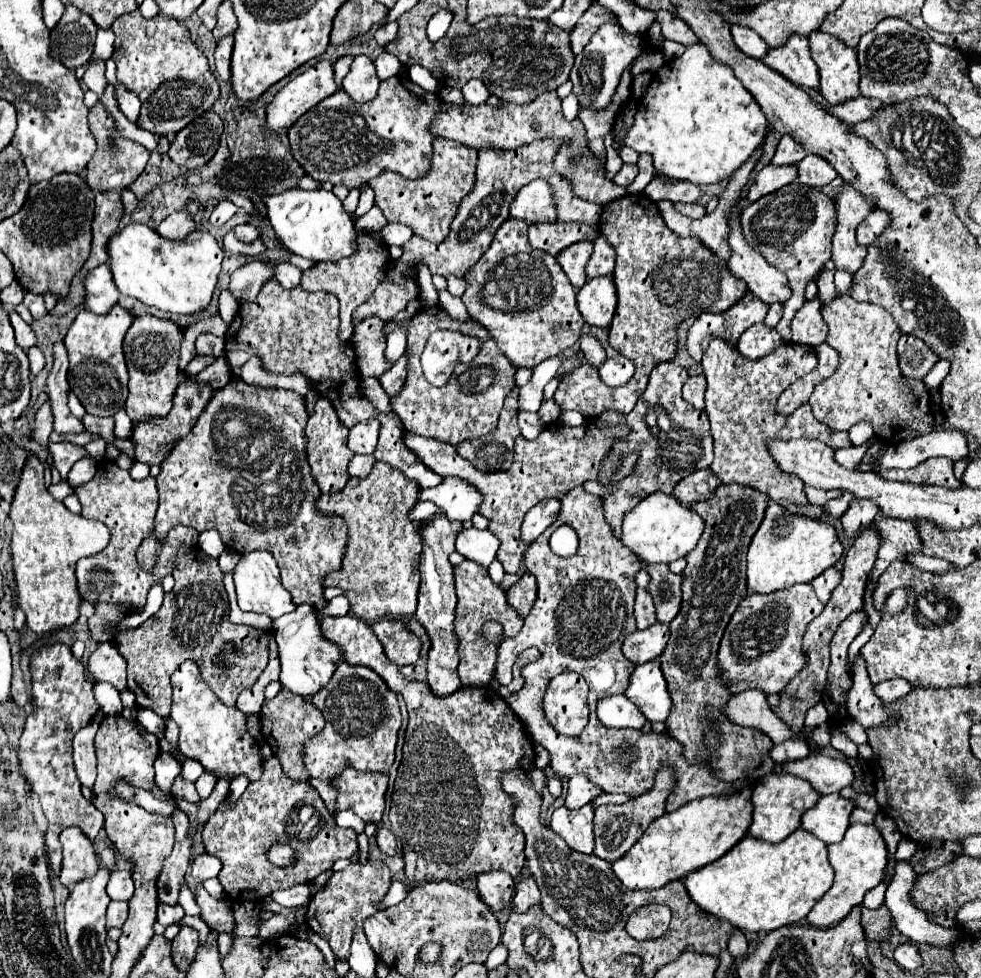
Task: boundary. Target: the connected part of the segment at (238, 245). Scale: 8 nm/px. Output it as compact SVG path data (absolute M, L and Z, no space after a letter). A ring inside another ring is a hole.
M231 231L225 235L223 239L223 249L229 253L229 255L259 255L263 253L263 243L257 239L253 243L243 243L239 241Z

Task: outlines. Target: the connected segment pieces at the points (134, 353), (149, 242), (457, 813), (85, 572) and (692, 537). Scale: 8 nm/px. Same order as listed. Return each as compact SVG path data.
M139 315L129 327L123 351L129 369L129 395L125 409L133 421L145 421L151 415L167 415L171 409L171 397L177 389L177 361L183 329L169 319L153 315Z
M129 223L127 227L119 229L109 239L107 253L109 253L109 267L121 295L135 297L145 305L157 307L161 311L171 311L171 313L195 313L207 307L213 289L217 285L217 275L221 271L221 261L223 261L223 249L217 245L215 237L207 231L197 229L193 231L193 235L187 235L185 241L163 243L163 237L143 223Z
M351 613L343 617L323 617L321 631L325 639L331 639L337 647L341 647L341 655L351 665L371 667L377 675L381 675L387 685L401 693L409 711L409 725L405 731L403 745L403 761L399 765L399 773L395 779L395 791L391 795L391 829L395 837L403 843L403 859L405 859L405 877L407 881L457 881L467 877L477 877L485 873L485 869L507 871L517 877L525 865L525 835L513 821L515 803L501 787L501 775L507 771L525 771L535 787L535 791L543 793L546 785L545 772L535 767L535 751L531 747L531 737L523 721L507 707L505 699L487 687L461 687L453 695L437 697L431 693L427 683L407 681L401 677L399 667L393 665L371 631L371 627L353 617Z
M101 459L97 461L95 477L89 483L79 485L75 489L75 495L83 505L83 517L97 519L105 523L111 531L111 541L103 551L91 555L89 559L81 559L77 563L75 573L77 573L77 589L81 599L87 599L91 603L115 603L127 607L129 611L139 611L145 605L145 597L149 589L155 583L161 583L165 575L173 573L177 553L197 549L199 533L191 527L179 525L167 535L167 543L159 555L155 571L147 573L137 565L135 551L141 545L141 541L147 537L147 527L157 511L157 487L153 477L135 481L129 477L125 469L119 469L113 461Z
M653 493L639 501L635 509L627 511L621 531L621 543L631 549L641 563L671 563L685 557L697 545L703 533L703 519L689 507L683 507L673 495Z

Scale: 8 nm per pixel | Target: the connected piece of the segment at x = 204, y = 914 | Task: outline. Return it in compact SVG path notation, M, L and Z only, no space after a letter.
M201 885L201 887L197 889L197 893L195 893L195 901L197 901L199 909L201 909L201 919L203 919L209 927L213 927L213 929L217 929L217 931L225 931L225 933L231 933L231 931L233 931L235 923L233 923L233 913L231 913L231 909L225 907L223 901L213 899L213 897L203 889L203 885Z

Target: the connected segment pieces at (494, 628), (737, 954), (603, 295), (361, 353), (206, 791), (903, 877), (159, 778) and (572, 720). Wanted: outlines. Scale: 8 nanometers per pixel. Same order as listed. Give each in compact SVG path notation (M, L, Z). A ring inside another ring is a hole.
M487 621L483 627L481 627L481 635L489 641L489 643L499 643L501 641L501 637L503 637L503 627L501 627L501 623L497 623L497 621Z
M733 931L731 939L729 939L729 953L735 959L745 959L747 957L747 941L745 941L741 931Z
M613 275L587 281L577 295L577 307L583 319L597 327L611 325L611 319L615 315L615 303L617 295L615 295Z
M379 317L363 319L355 327L355 353L357 353L357 363L361 377L380 377L385 371L391 368L391 363L385 361L383 349L385 349L385 339L383 339L383 321Z
M205 771L205 773L197 779L197 783L195 783L195 787L197 787L197 791L199 791L199 797L201 797L201 799L207 799L207 797L211 795L215 783L217 783L215 775L211 775L211 771Z
M897 861L895 875L893 875L891 885L887 889L887 895L885 895L885 905L893 915L895 927L915 943L927 943L927 945L933 945L937 949L953 949L959 943L959 931L931 923L927 919L927 915L923 915L923 911L919 911L919 907L915 907L915 903L911 903L911 891L915 887L915 879L917 879L917 875L915 875L915 869L911 867L911 863L909 861Z
M161 753L159 759L155 761L155 783L169 793L169 787L173 783L173 779L181 773L181 765L179 761L171 755L171 753Z
M579 673L557 675L545 693L543 707L551 725L563 735L579 735L589 720L589 687Z

